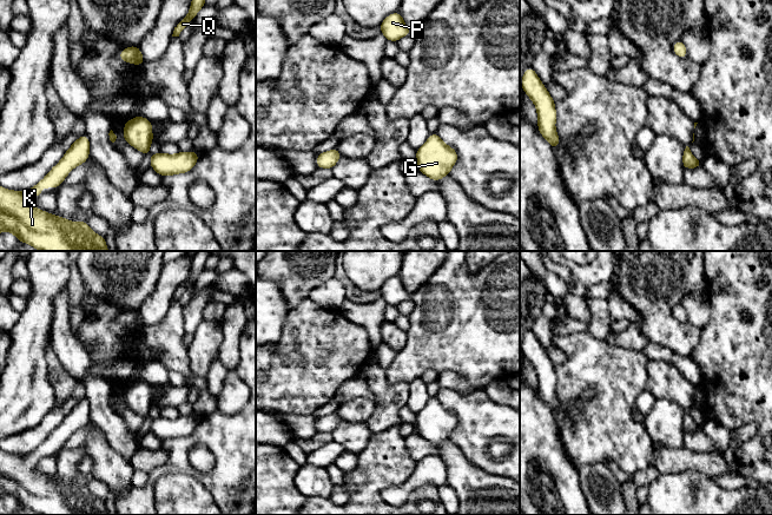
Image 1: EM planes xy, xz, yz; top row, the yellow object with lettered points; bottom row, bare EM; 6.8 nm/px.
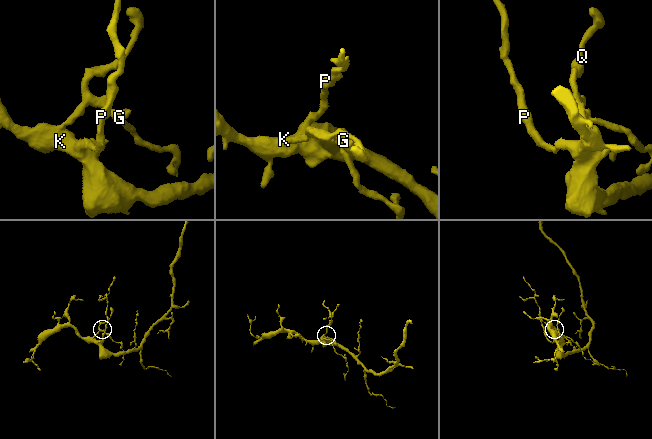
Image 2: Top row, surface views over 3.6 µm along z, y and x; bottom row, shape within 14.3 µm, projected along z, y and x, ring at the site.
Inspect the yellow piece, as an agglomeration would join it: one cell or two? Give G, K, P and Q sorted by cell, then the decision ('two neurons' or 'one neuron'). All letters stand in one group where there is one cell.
groups G K P Q; one neuron

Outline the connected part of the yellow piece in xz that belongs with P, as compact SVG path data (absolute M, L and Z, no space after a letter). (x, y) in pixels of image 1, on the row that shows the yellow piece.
M400 12L391 13L380 25L381 33L388 41L397 42L404 35L411 35L411 29L405 26L405 22Z

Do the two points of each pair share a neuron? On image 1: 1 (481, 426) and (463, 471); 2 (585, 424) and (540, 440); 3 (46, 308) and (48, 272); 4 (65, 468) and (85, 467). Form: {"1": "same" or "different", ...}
{"1": "different", "2": "different", "3": "same", "4": "different"}

